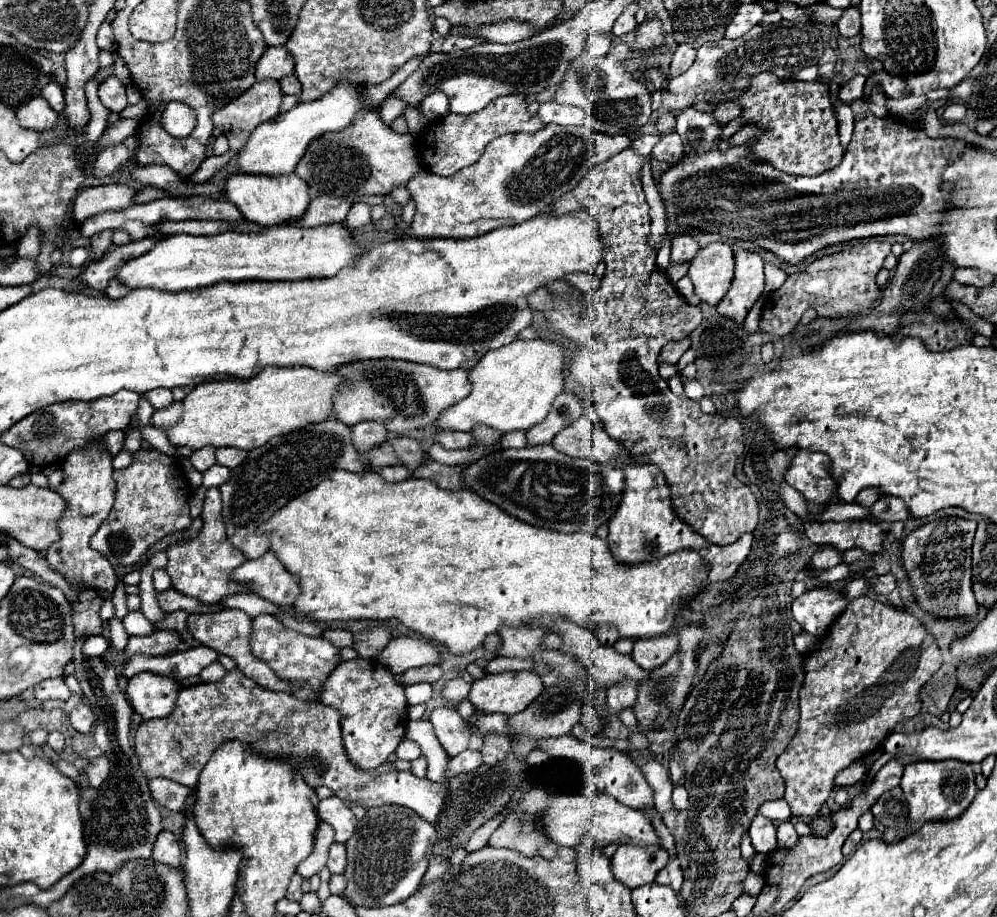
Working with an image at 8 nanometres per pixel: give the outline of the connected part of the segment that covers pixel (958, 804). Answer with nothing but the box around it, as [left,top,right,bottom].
[883,759,977,843]

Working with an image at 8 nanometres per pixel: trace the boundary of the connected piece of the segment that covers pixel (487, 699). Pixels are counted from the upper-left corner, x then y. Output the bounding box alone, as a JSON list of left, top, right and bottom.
[469,671,543,715]

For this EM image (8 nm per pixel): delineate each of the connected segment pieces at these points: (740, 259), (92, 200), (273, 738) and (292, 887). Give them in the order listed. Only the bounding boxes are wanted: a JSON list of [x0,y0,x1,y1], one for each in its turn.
[[717,249,763,323],[73,185,137,225],[135,669,447,825],[287,875,303,901]]

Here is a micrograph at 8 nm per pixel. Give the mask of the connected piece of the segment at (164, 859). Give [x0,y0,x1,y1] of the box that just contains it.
[153,831,181,867]

